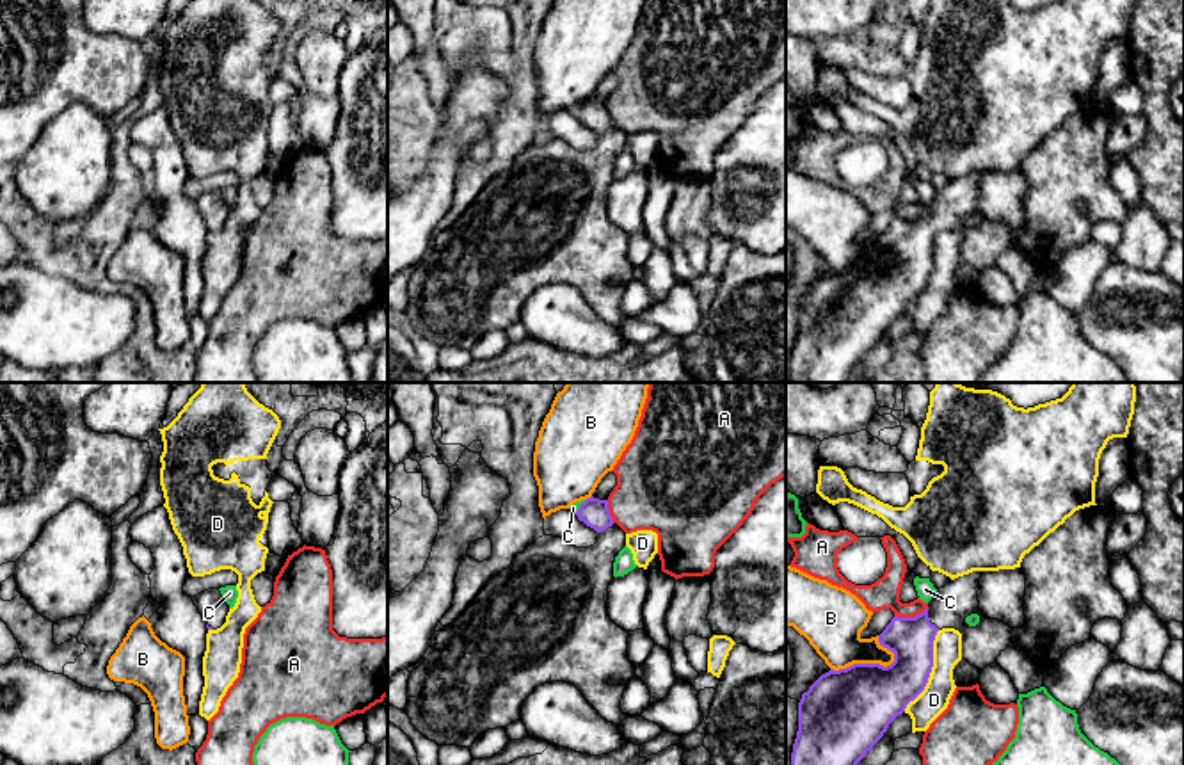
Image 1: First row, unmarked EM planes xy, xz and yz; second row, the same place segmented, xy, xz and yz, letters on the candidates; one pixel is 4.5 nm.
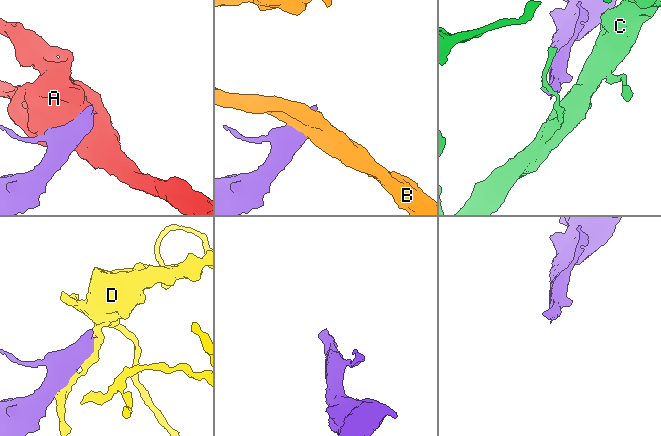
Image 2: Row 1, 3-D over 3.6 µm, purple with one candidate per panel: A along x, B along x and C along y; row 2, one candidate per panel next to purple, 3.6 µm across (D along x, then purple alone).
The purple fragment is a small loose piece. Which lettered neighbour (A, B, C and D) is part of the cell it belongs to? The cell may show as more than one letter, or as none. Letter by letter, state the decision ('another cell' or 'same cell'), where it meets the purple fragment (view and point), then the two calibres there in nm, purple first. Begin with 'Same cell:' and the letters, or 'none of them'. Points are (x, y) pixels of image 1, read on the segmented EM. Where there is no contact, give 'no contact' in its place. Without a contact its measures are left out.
Same cell: none of them
A: another cell; meets purple in yz at (911, 618); 200 nm thick on the purple side, 140 nm on the other
B: another cell; meets purple in yz at (864, 664); 400 nm thick on the purple side, 280 nm on the other
C: another cell; meets purple in xz at (580, 507); 140 nm thick on the purple side, 40 nm on the other
D: another cell; meets purple in yz at (930, 671); 240 nm thick on the purple side, 140 nm on the other

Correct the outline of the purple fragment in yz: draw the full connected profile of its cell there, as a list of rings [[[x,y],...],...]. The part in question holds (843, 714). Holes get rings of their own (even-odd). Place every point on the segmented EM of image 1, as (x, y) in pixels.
[[[1099,505],[1079,509],[1024,555],[1020,569],[1026,575],[1022,605],[1026,623],[1022,628],[1010,628],[980,610],[978,591],[983,571],[949,580],[916,617],[894,616],[878,635],[880,646],[894,653],[891,665],[853,664],[839,671],[830,669],[802,694],[791,765],[857,765],[884,737],[889,724],[924,690],[933,667],[933,640],[942,628],[962,633],[962,658],[980,671],[994,664],[1012,642],[1017,642],[1045,671],[1056,667],[1070,646],[1088,640],[1097,621],[1104,617],[1122,621],[1127,601],[1111,584],[1106,550],[1115,516],[1115,509]]]

